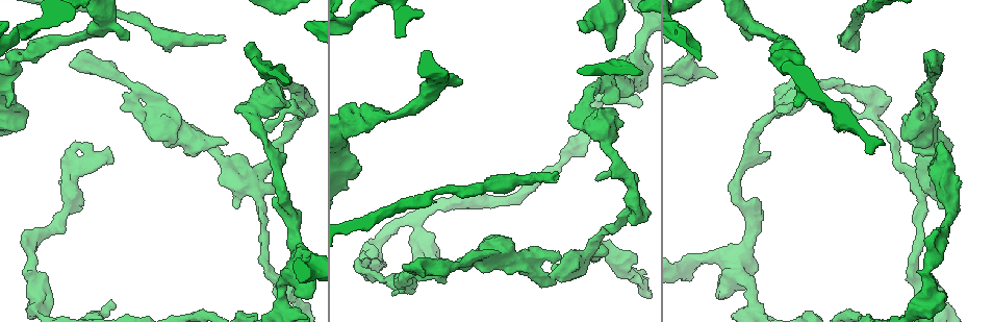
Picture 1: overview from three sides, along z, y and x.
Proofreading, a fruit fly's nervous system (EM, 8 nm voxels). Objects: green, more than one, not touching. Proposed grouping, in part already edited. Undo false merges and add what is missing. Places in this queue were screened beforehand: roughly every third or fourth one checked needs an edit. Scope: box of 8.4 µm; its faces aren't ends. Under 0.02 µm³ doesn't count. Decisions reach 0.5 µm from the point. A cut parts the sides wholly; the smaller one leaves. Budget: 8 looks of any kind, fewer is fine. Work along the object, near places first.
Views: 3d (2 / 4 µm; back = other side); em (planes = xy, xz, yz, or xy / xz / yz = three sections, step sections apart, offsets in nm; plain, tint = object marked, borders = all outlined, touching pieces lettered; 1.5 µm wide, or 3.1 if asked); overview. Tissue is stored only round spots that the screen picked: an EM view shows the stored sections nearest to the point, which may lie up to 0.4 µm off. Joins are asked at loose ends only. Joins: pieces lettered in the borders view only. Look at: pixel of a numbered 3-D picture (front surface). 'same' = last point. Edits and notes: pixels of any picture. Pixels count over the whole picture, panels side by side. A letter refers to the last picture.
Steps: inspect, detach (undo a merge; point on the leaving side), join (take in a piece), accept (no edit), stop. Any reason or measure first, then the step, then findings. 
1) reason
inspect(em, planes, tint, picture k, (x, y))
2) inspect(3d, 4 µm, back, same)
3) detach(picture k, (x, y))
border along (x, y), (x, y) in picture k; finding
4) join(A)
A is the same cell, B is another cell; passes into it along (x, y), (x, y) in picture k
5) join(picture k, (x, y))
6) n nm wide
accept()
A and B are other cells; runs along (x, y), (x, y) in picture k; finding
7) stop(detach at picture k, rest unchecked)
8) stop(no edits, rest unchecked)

branch stops here
inspect(3d, 4 µm, picture 1, (115, 306))

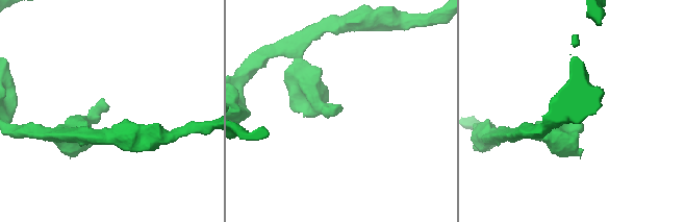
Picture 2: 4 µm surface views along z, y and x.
now the EM
inspect(em, planes, borders, picture 2, (340, 105))

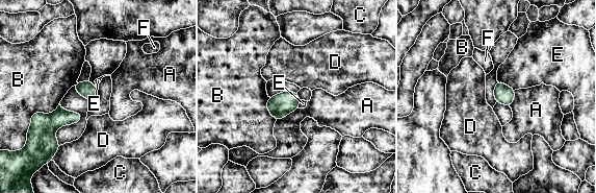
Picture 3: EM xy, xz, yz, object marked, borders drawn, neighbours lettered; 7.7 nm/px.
accept()
A, B, C, D, E and F are other cells; border along (497, 80), (510, 86), (514, 90) in picture 3; none of them fits

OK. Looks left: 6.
thick turns thin
inspect(em, planes, borders, picture 1, (362, 262))

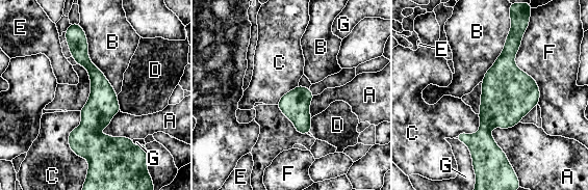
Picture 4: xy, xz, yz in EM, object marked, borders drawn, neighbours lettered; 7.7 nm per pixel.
220 nm wide
accept()
A, B, C, D, E, F and G are other cells; one cell here

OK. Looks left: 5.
tapers out
inspect(em, 3.1 µm, planes, borders, picture 1, (269, 128))

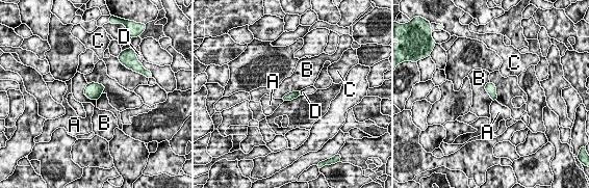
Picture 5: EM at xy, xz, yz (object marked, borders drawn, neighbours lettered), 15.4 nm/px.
B touches over 320 nm
accept()
A, B, C and D are other cells; no lettered piece goes on from it

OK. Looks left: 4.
stop(no edits, rest unchecked)

